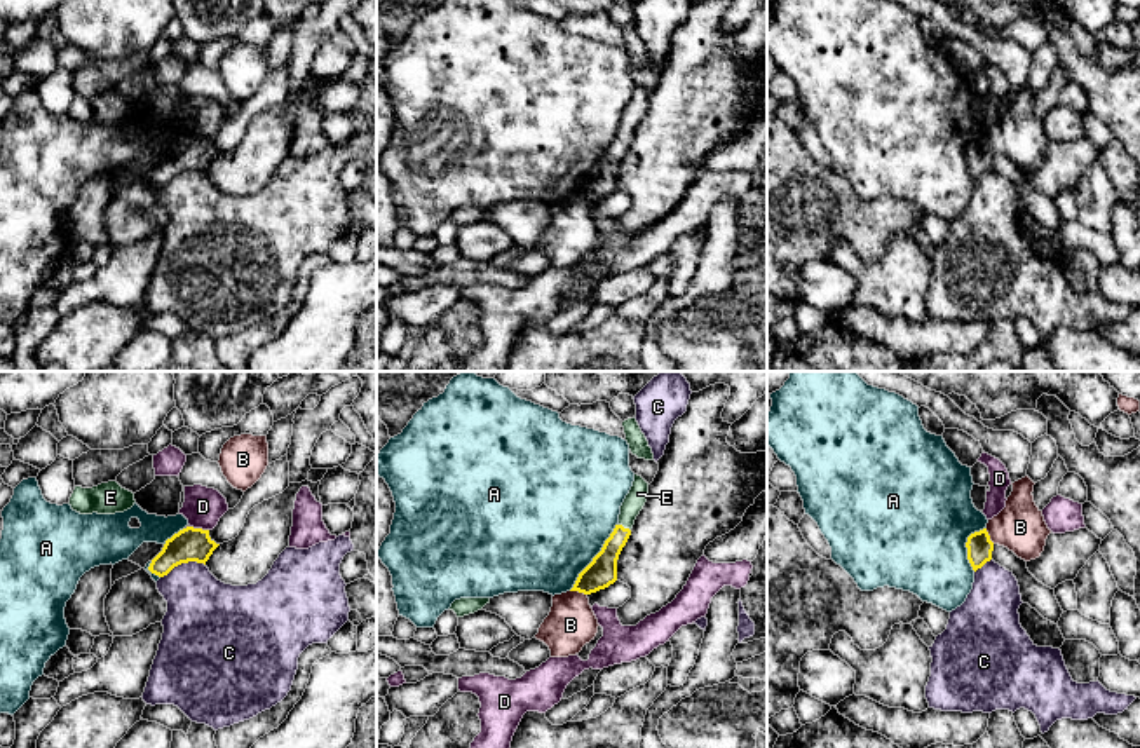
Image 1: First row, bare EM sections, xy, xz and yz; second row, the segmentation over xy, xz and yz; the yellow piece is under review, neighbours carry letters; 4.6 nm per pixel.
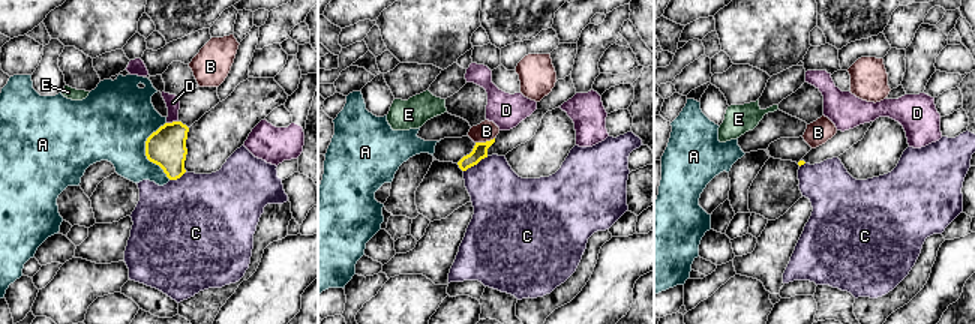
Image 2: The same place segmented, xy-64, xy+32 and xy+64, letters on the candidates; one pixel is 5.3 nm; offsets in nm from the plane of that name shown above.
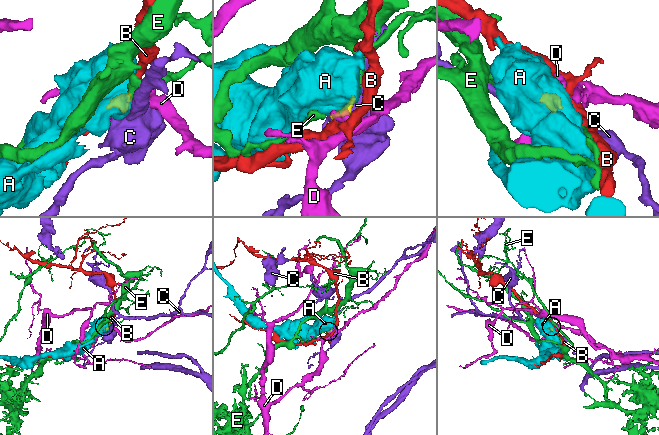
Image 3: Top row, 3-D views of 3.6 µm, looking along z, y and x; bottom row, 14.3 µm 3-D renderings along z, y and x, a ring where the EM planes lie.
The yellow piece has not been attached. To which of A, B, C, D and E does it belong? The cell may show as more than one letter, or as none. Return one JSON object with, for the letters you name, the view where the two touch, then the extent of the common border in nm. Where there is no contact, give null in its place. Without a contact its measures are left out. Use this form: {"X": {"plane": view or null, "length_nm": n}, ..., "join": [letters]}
{"E": {"plane": "xz", "length_nm": 70}, "join": ["E"]}

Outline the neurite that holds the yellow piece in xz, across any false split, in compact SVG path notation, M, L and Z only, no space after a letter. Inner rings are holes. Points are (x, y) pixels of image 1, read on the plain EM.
M634 84L633 96L621 115L619 133L615 134L610 146L605 150L601 160L579 183L570 201L591 204L608 197L617 190L619 164L626 155L634 129L643 119L647 108L648 108L648 92L641 85Z

